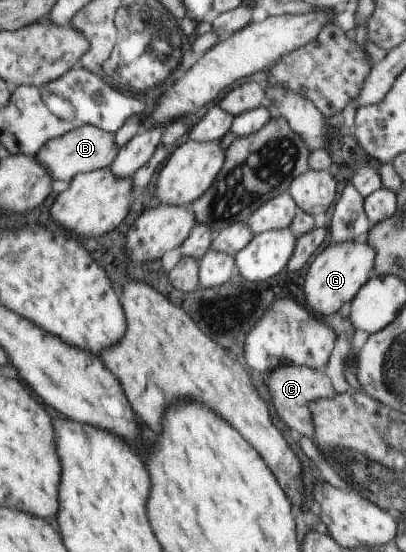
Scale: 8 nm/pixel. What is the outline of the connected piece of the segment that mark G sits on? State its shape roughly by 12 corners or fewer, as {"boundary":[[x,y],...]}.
{"boundary":[[367,242],[330,243],[305,273],[304,301],[320,317],[371,277]]}

